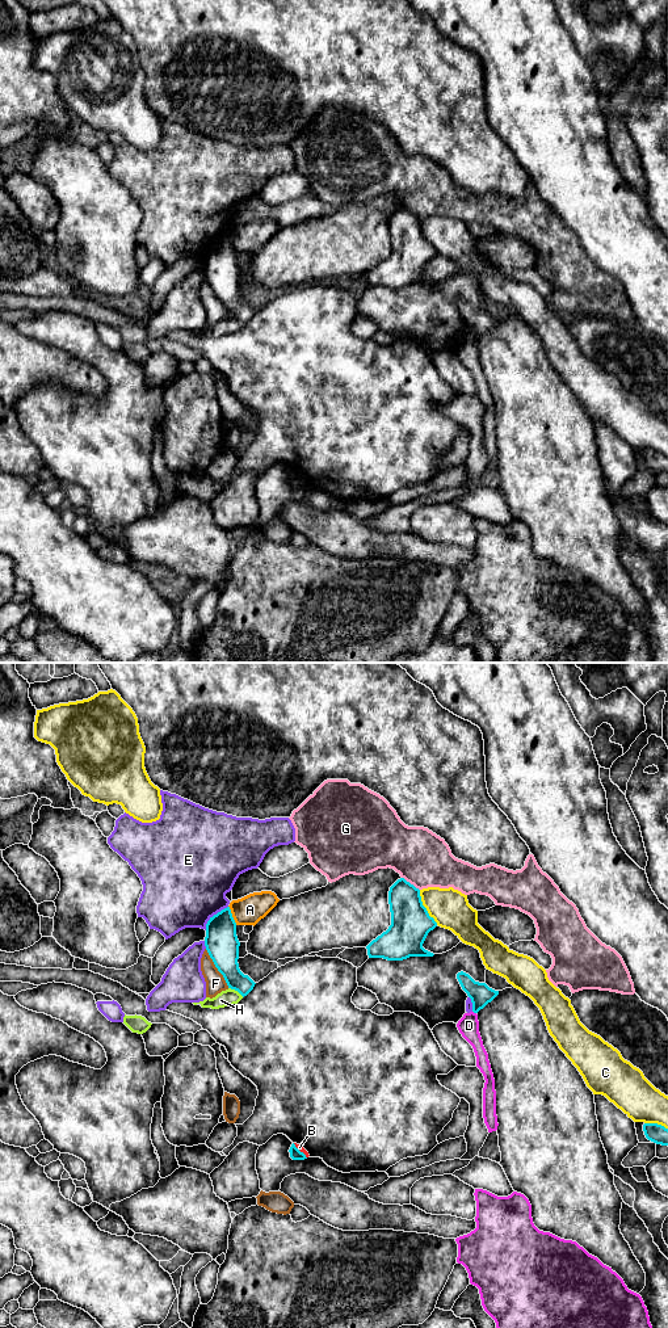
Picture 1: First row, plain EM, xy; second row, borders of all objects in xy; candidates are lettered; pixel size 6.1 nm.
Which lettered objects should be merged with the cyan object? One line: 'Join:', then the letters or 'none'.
Join: none

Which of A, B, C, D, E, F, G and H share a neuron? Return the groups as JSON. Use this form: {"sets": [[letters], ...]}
{"sets": [["A", "F"], ["B"], ["C"], ["D"], ["E"], ["G"], ["H"]]}

